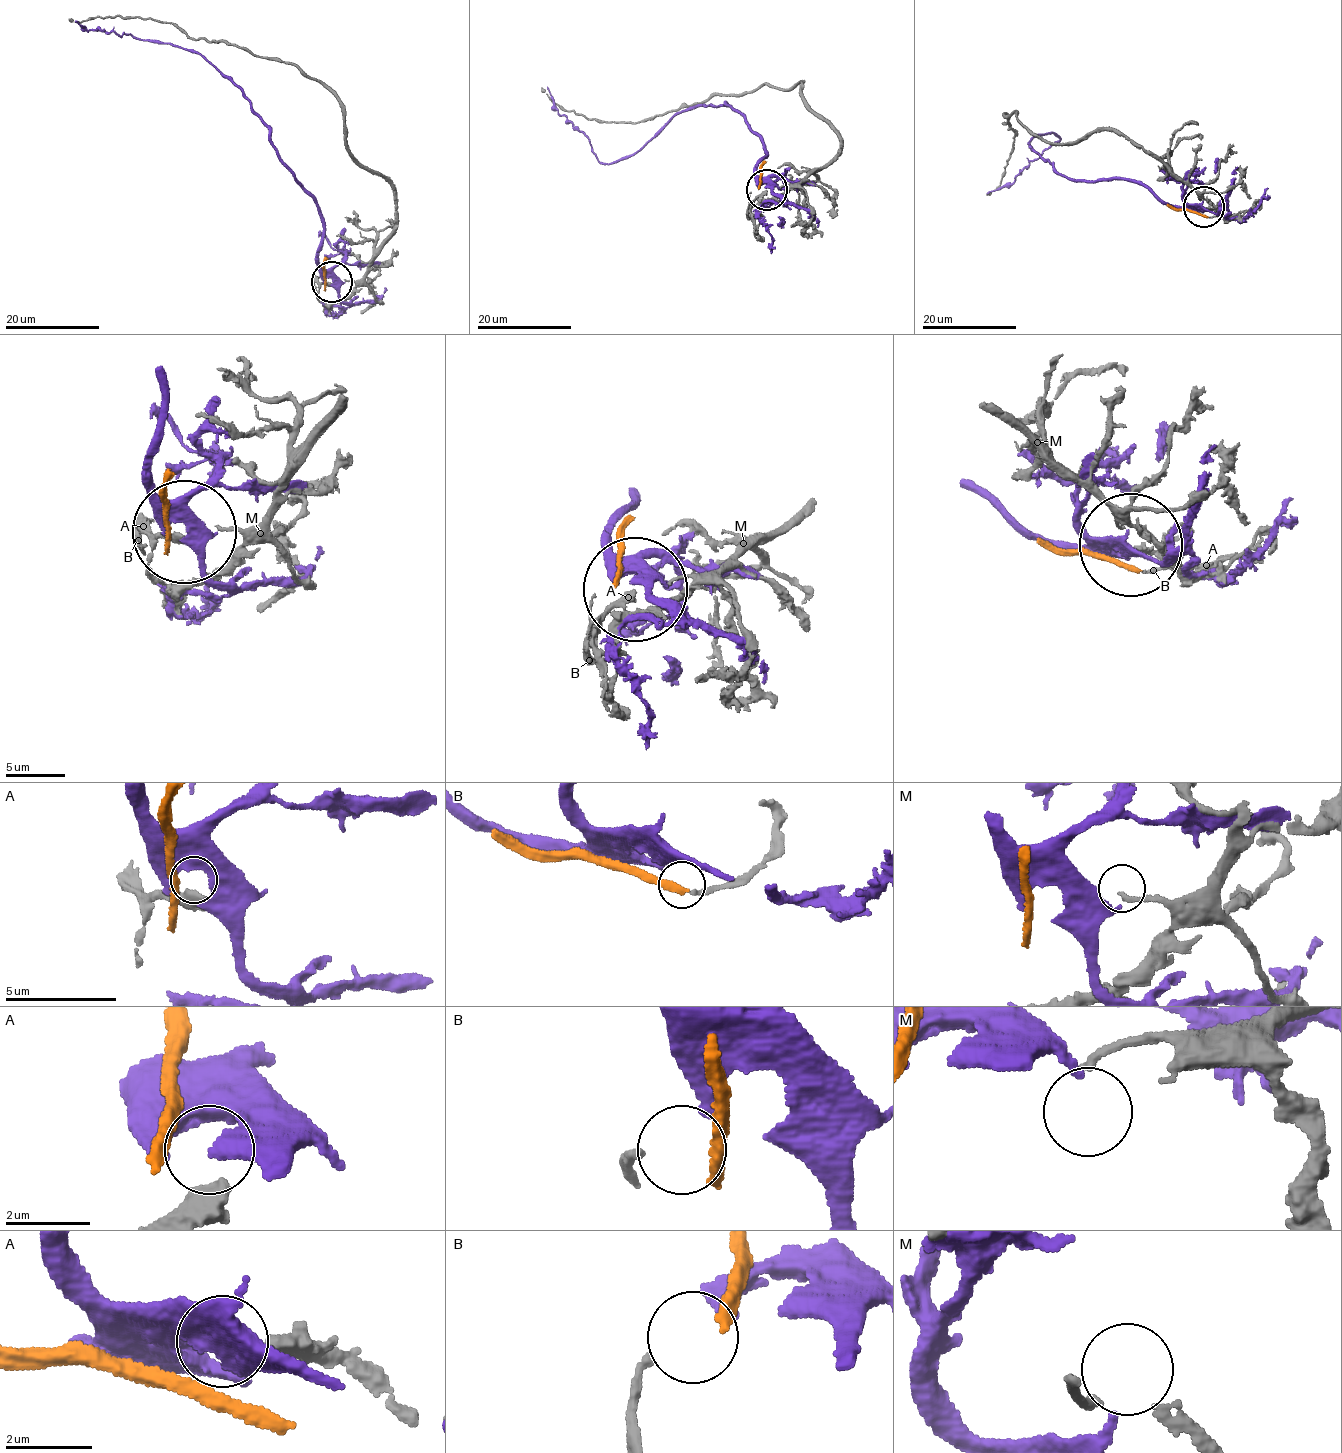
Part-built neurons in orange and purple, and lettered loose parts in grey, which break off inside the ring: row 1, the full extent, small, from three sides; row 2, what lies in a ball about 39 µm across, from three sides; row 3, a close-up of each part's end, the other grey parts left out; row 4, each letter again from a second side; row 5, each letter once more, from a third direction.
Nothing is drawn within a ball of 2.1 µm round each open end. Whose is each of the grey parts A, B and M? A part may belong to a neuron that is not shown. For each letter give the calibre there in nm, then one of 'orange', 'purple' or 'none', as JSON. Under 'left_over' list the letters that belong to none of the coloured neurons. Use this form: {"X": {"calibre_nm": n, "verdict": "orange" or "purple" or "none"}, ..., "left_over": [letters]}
{"A": {"calibre_nm": 360, "verdict": "none"}, "B": {"calibre_nm": 190, "verdict": "purple"}, "M": {"calibre_nm": 200, "verdict": "none"}, "left_over": ["A", "M"]}

